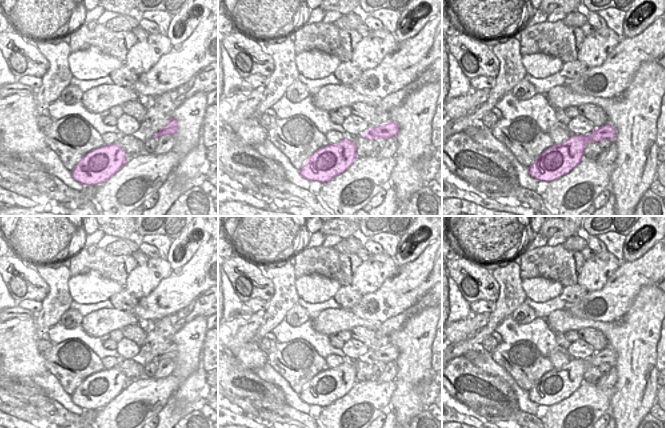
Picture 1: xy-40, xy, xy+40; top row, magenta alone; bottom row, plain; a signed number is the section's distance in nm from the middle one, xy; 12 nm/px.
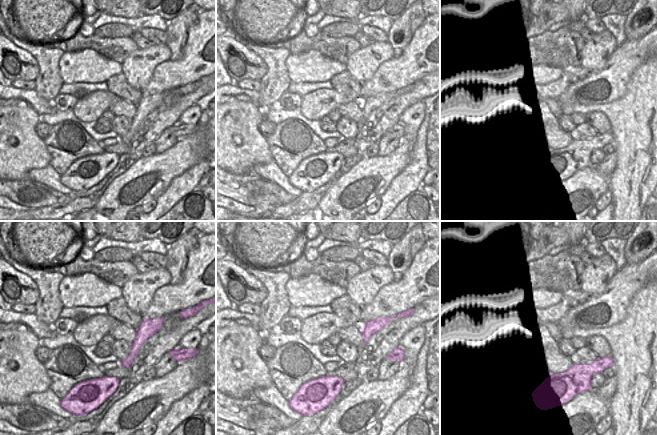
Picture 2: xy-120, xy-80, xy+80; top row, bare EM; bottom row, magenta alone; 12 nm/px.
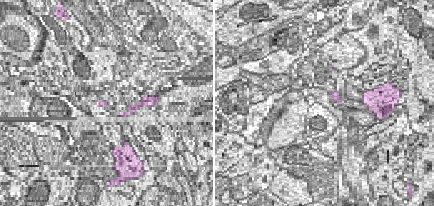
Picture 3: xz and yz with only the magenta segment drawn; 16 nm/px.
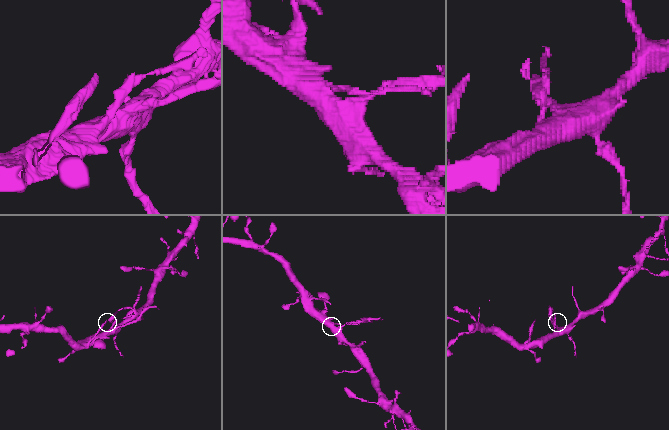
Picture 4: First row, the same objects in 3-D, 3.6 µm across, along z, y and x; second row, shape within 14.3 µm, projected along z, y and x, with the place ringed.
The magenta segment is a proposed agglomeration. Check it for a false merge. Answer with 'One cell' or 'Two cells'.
Two cells

